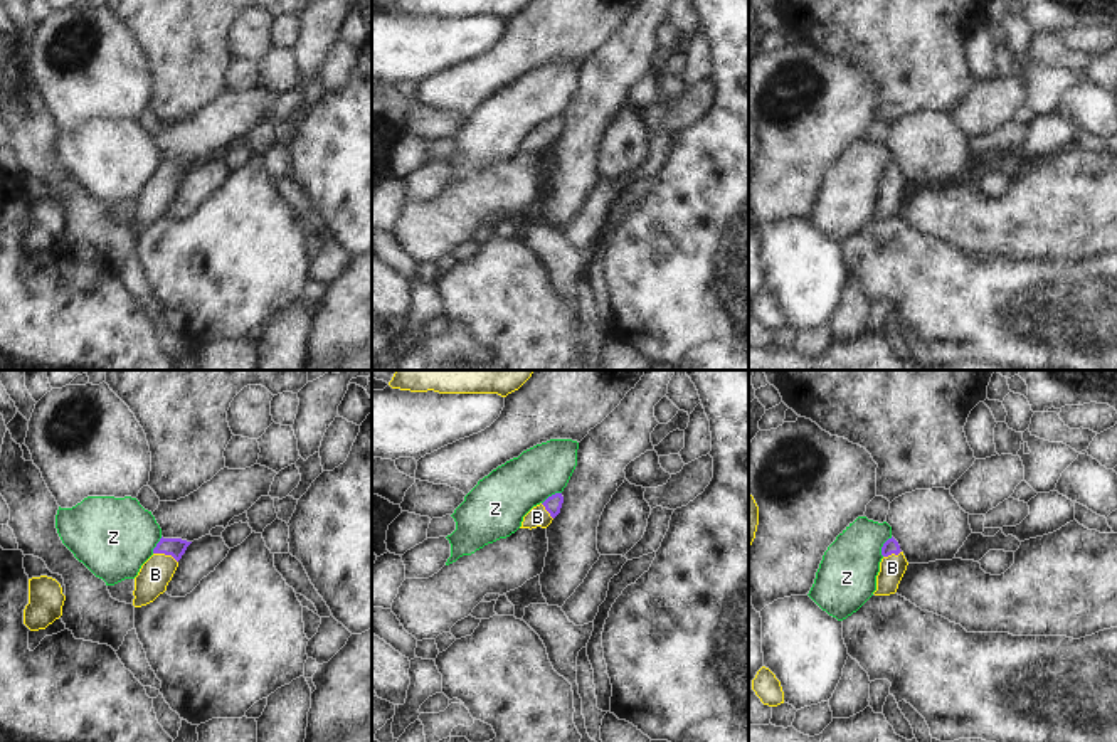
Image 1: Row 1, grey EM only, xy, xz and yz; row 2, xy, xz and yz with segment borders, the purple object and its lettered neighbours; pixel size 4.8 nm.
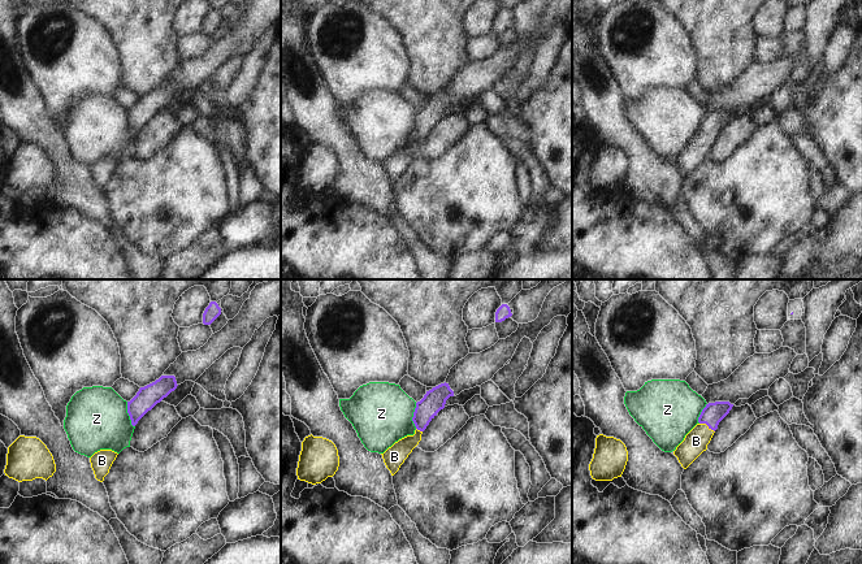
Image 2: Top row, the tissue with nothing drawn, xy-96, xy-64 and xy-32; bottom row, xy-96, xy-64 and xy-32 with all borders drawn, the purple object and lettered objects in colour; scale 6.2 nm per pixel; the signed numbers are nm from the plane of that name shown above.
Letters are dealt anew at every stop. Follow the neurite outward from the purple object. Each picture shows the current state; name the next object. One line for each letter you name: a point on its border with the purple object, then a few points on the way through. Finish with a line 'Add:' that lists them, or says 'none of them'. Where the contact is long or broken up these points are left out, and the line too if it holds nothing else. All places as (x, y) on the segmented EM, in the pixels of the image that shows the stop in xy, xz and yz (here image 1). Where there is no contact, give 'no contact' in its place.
B: meets purple in xy at (165, 554); runs through xy (175, 547), (165, 554), (155, 574)
Add: B

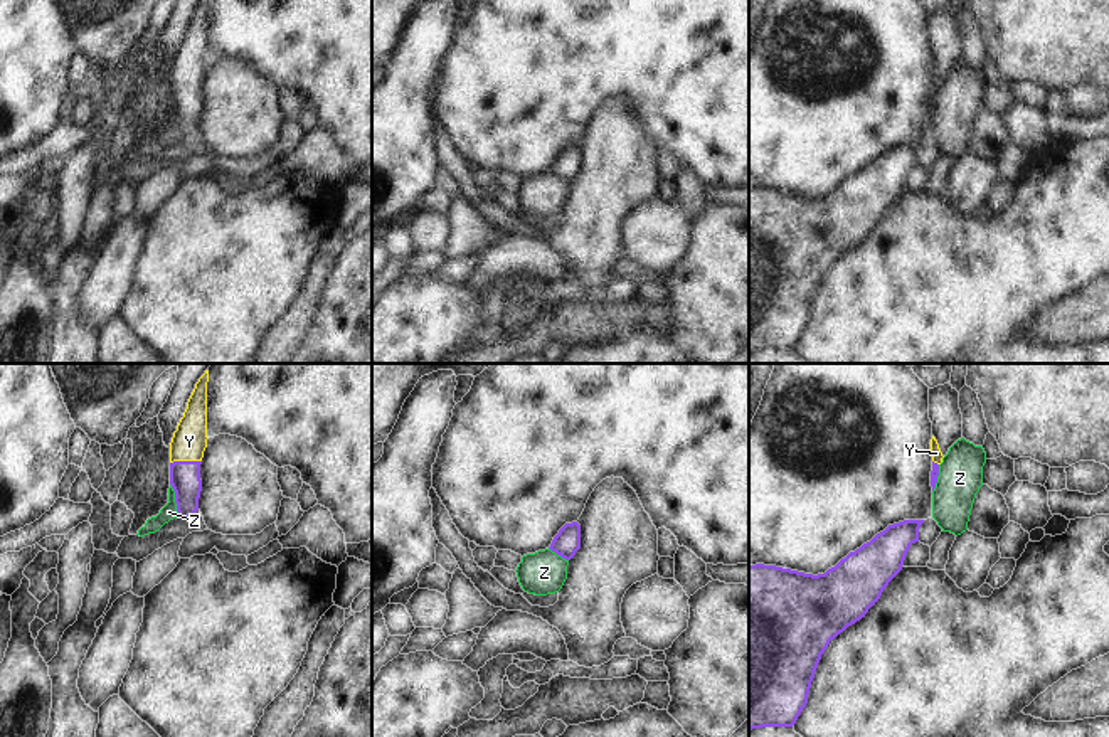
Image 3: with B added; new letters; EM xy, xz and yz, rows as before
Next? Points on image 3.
Y: meets purple in xy at (185, 461); runs through xy (185, 480), (185, 461), (189, 441)
Add: Y

